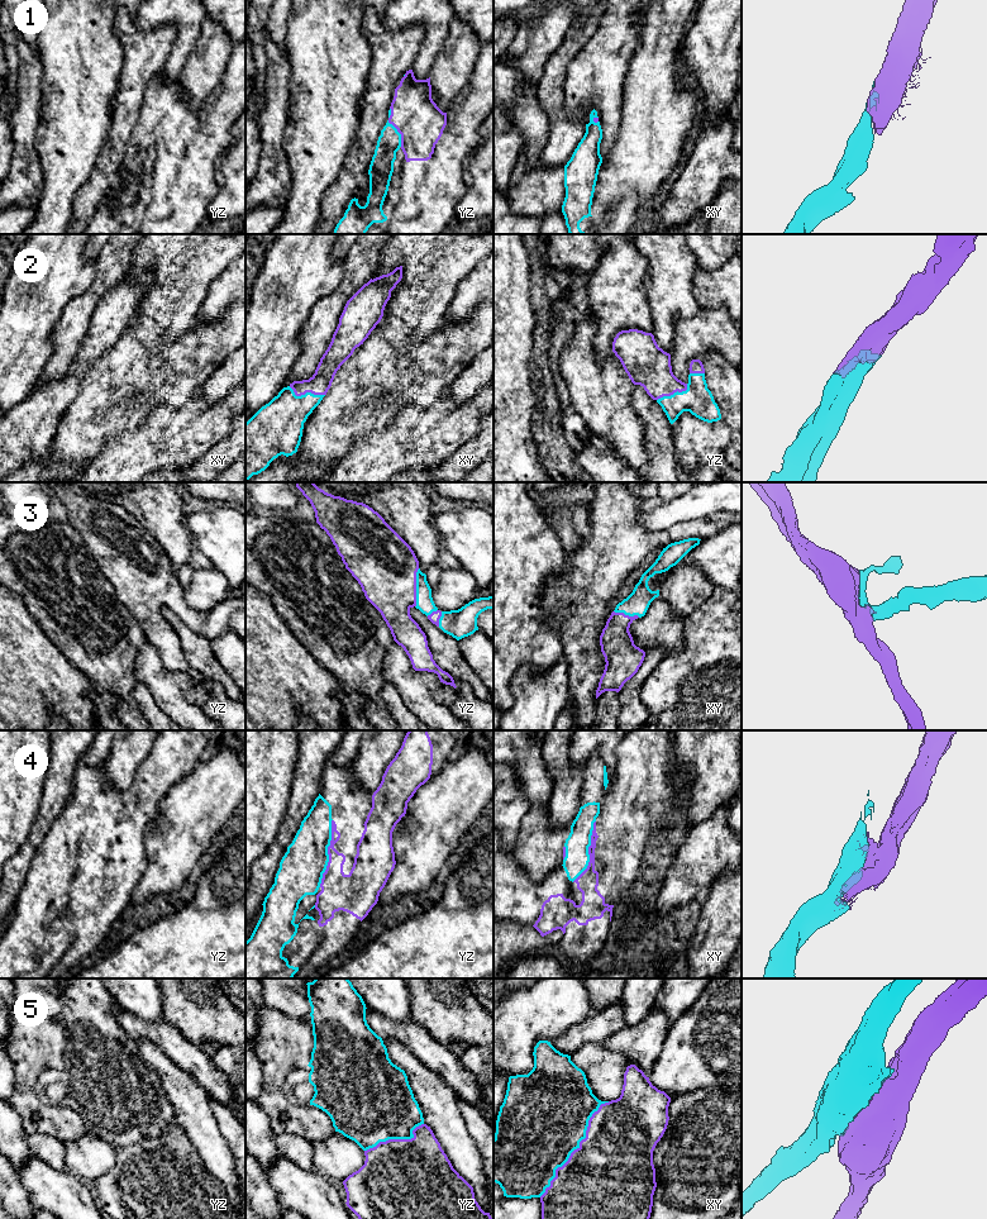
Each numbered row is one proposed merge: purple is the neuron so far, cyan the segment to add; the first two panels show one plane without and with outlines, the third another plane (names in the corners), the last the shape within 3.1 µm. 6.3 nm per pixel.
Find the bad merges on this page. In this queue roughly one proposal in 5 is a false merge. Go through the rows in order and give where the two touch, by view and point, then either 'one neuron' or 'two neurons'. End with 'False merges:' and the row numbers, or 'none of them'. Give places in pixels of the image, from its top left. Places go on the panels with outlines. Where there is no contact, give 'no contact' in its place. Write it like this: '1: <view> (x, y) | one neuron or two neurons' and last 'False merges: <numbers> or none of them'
1: yz (399, 132) | one neuron
2: xy (306, 391) | one neuron
3: yz (415, 587) | one neuron
4: yz (328, 853) | two neurons
5: xy (577, 1148) | two neurons
False merges: 4, 5

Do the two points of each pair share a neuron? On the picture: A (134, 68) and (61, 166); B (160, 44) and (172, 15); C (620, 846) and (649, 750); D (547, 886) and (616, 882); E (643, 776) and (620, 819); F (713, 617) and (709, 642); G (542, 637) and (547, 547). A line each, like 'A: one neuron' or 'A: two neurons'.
A: two neurons
B: two neurons
C: two neurons
D: one neuron
E: one neuron
F: one neuron
G: one neuron

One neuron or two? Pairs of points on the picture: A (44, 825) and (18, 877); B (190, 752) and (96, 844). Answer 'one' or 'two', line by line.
A: one
B: one

